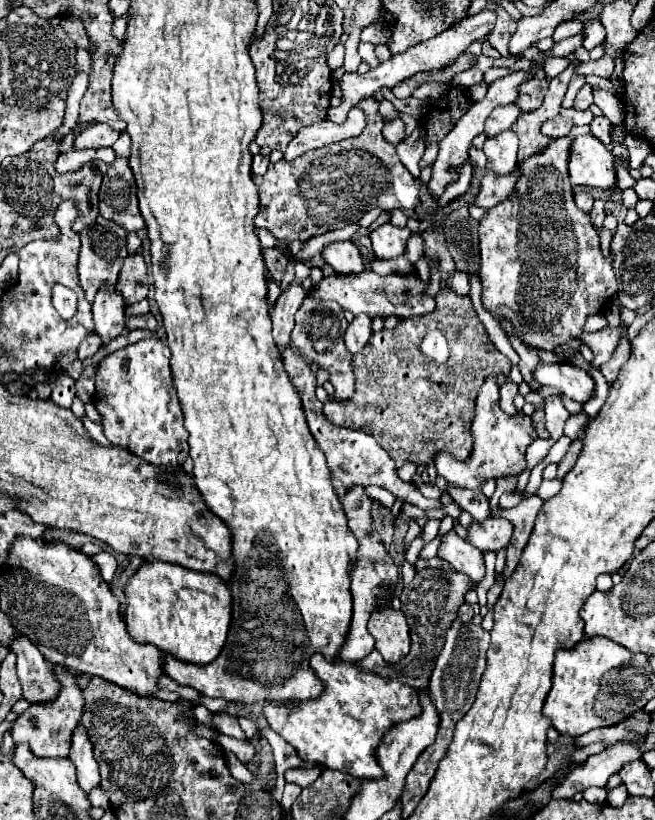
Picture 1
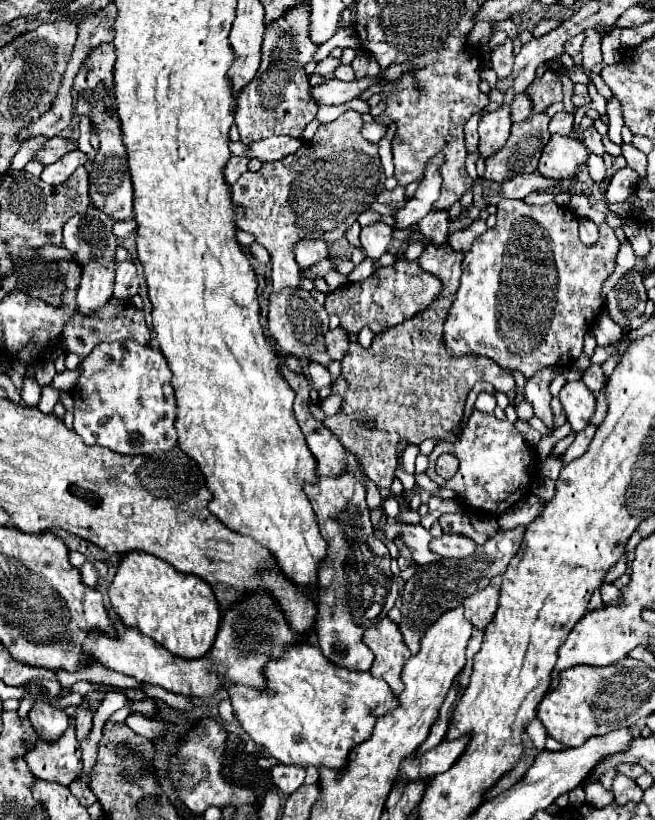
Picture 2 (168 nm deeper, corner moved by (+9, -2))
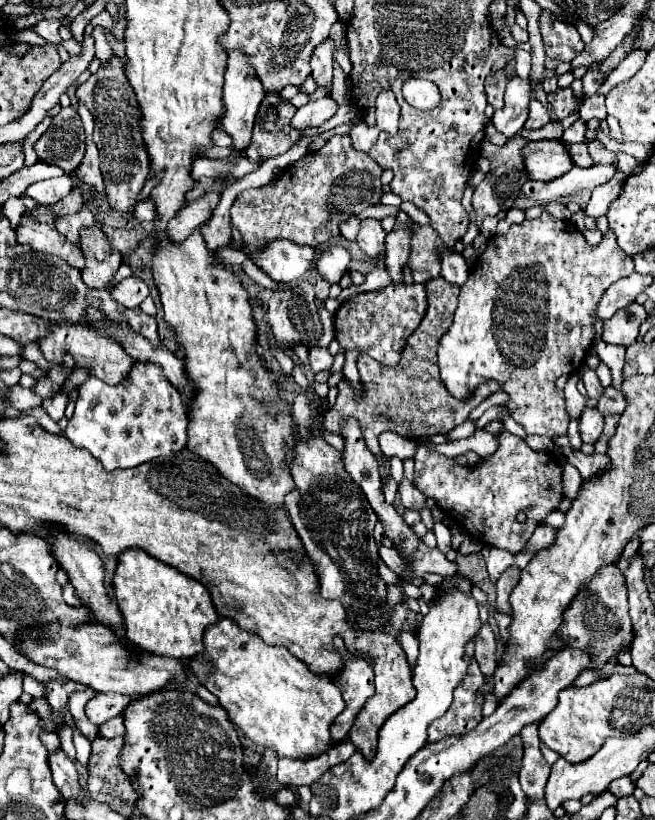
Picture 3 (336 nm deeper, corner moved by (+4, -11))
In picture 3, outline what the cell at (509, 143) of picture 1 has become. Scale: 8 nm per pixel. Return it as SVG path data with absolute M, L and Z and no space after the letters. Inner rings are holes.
M516 71L510 73L510 79L506 83L504 103L504 109L494 113L492 123L502 135L512 137L524 127L530 109L530 81L520 79Z

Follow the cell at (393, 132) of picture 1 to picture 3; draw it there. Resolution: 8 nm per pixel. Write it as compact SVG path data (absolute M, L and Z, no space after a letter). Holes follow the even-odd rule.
M358 121L356 125L350 127L348 135L350 135L350 143L356 151L370 151L370 147L376 143L378 139L378 127L368 127L366 123Z

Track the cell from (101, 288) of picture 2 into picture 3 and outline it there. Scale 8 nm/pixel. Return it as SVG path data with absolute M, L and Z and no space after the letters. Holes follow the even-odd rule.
M100 225L86 227L86 231L82 231L80 249L86 259L86 269L82 271L84 283L88 287L104 289L122 265L122 255L108 243Z

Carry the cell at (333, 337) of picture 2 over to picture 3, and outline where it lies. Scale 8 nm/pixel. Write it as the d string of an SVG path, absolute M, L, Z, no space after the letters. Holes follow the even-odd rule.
M312 347L308 349L308 361L310 361L310 369L312 373L318 371L326 371L332 367L332 355L328 353L328 349L320 349L320 347Z

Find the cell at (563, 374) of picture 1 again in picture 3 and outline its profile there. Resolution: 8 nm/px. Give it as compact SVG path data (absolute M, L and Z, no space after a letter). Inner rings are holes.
M586 409L580 417L580 435L584 443L596 443L596 439L602 433L604 417L598 409Z

